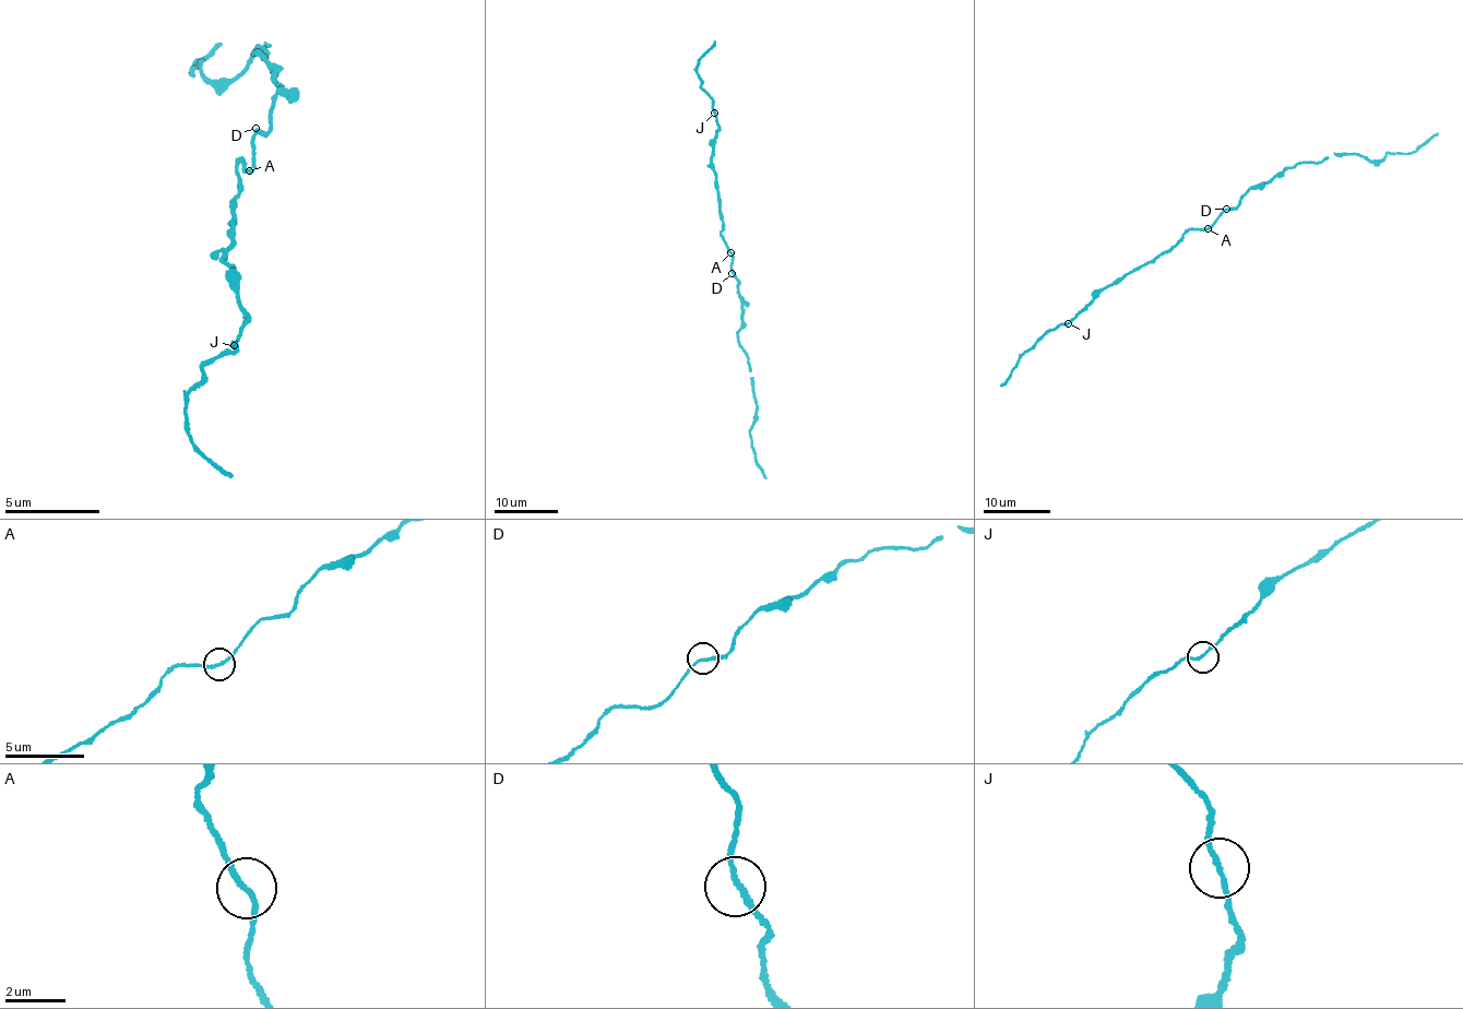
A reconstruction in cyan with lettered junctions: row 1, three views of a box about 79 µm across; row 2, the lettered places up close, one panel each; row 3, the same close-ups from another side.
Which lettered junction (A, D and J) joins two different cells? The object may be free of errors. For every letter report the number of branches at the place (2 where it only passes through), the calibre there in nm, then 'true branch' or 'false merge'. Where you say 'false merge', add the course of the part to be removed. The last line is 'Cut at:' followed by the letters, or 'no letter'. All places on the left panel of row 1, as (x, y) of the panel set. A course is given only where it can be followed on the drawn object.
A: 2 | 180 nm | true branch
D: 2 | 160 nm | true branch
J: 2 | 160 nm | true branch
Cut at: no letter

